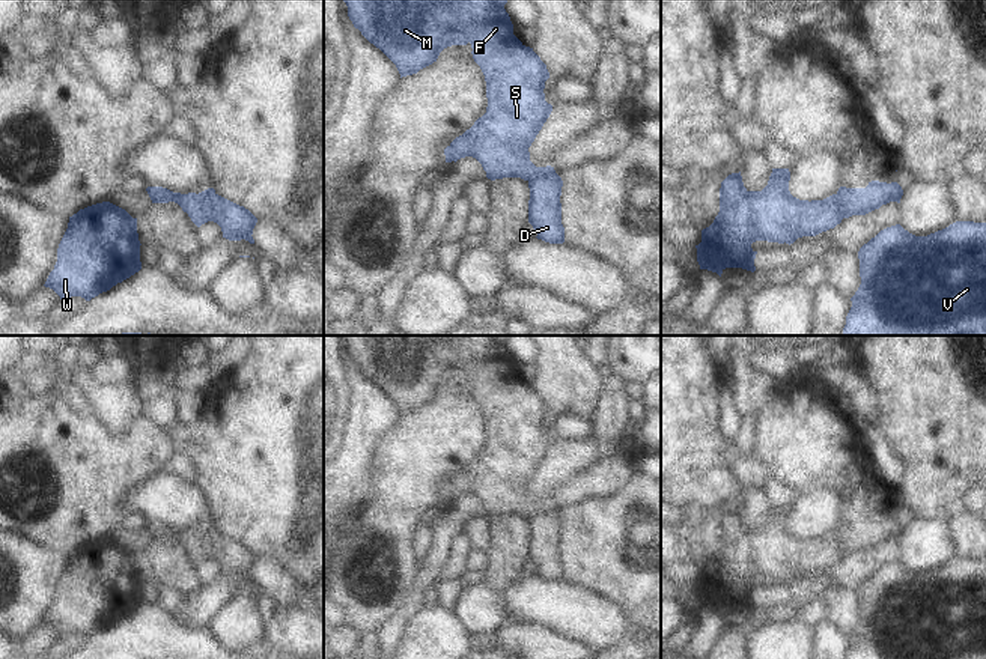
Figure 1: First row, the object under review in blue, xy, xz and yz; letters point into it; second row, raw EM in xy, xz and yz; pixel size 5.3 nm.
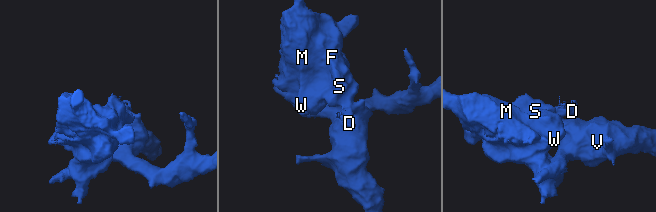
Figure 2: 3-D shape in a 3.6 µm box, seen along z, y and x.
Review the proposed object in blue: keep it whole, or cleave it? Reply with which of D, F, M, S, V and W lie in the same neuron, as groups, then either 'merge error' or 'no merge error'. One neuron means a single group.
groups D V / F M S W; merge error

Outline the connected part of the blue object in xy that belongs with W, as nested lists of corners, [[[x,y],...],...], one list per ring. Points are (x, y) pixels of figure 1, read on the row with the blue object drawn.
[[[110,202],[80,209],[69,217],[68,229],[57,248],[57,262],[44,286],[53,289],[62,301],[71,296],[90,301],[142,269],[140,245],[137,218],[125,209]]]

